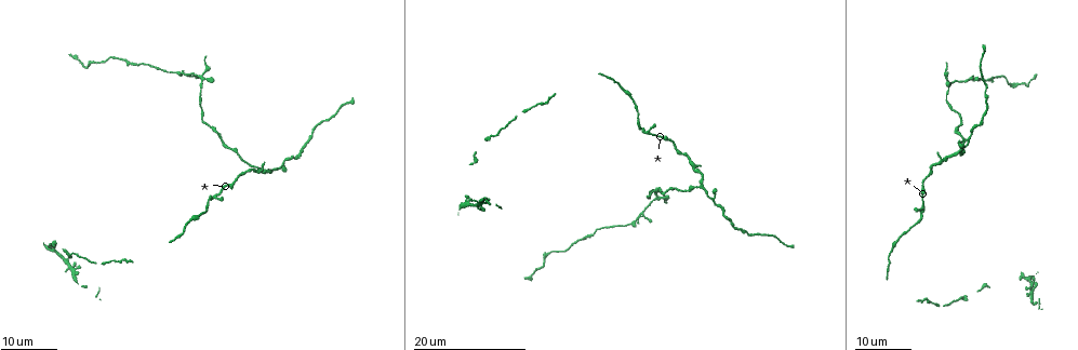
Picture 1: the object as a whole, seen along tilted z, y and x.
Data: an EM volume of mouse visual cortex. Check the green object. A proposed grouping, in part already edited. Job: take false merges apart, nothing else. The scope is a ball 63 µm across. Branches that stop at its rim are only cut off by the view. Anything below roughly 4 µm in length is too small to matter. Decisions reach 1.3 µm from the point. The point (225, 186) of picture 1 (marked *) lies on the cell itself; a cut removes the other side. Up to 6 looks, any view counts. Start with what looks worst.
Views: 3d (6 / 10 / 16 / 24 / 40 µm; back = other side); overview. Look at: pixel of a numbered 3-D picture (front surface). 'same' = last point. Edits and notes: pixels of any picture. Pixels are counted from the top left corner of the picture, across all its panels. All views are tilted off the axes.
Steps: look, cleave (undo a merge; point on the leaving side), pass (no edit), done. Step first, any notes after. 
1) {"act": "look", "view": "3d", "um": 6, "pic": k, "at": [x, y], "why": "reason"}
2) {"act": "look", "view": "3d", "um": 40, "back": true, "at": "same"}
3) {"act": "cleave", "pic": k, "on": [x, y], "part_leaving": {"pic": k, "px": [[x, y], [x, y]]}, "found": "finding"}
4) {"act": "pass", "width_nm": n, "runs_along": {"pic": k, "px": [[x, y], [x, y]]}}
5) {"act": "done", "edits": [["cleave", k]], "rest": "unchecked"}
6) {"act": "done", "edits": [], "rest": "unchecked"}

{"act": "look", "view": "3d", "um": 24, "pic": 1, "at": [658, 198], "why": "four arms meet"}

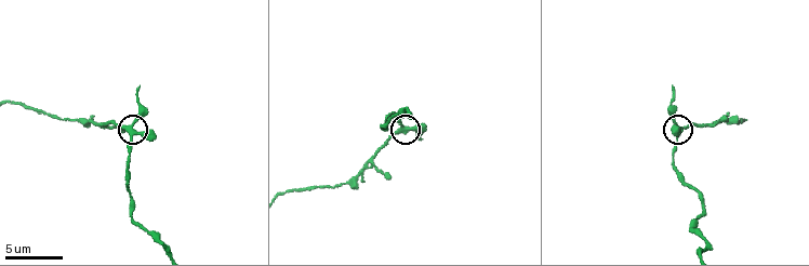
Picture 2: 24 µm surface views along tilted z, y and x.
{"act": "look", "view": "3d", "um": 6, "pic": 2, "at": [131, 128]}

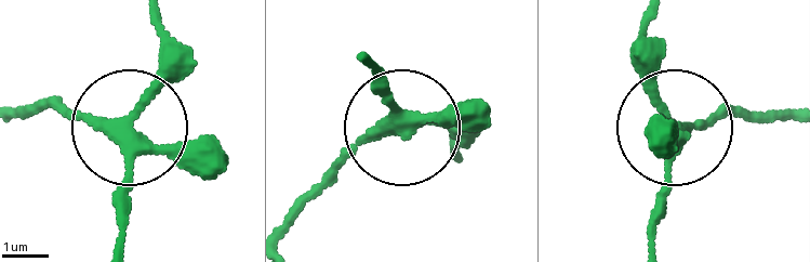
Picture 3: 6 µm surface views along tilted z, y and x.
{"act": "look", "view": "3d", "um": 6, "back": true, "pic": 3, "at": [126, 120], "why": "other side"}

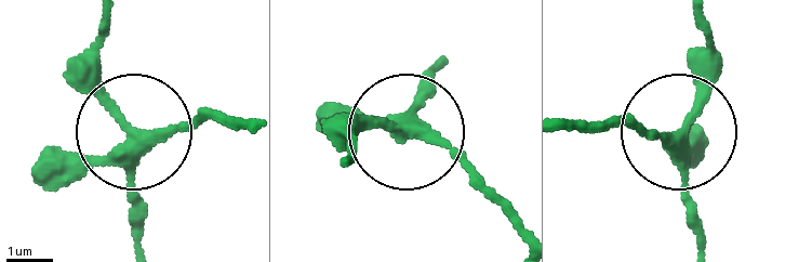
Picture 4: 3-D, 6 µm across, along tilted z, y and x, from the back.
{"act": "pass", "runs_along": {"pic": 4, "px": [[430, 64], [403, 127], [357, 120], [346, 138]]}, "found": "all the same cell"}

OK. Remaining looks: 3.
{"act": "look", "view": "3d", "um": 24, "pic": 1, "at": [702, 188]}

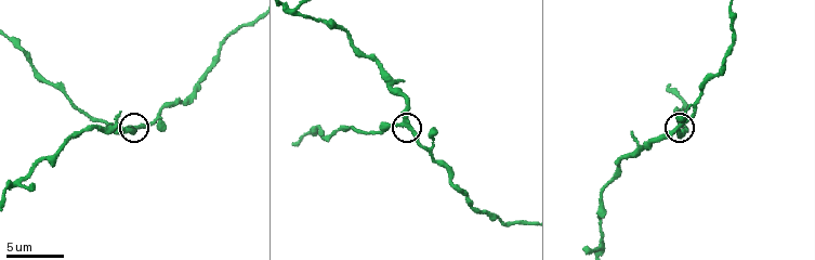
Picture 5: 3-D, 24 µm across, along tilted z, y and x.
{"act": "look", "view": "3d", "um": 10, "pic": 5, "at": [677, 128]}

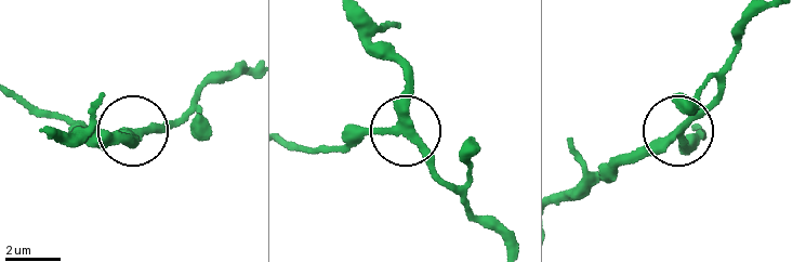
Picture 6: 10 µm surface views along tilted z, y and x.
{"act": "look", "view": "3d", "um": 10, "back": true, "pic": 6, "at": [677, 135]}

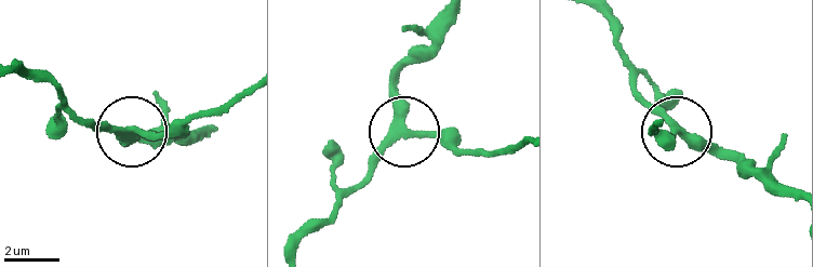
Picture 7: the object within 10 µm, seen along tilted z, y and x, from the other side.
{"act": "pass", "width_nm": 270, "runs_along": {"pic": 7, "px": [[790, 196], [772, 191], [729, 154], [672, 129], [630, 74]]}, "found": "continuous, no second cell"}

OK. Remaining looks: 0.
{"act": "done", "edits": [], "rest": "unchecked"}

